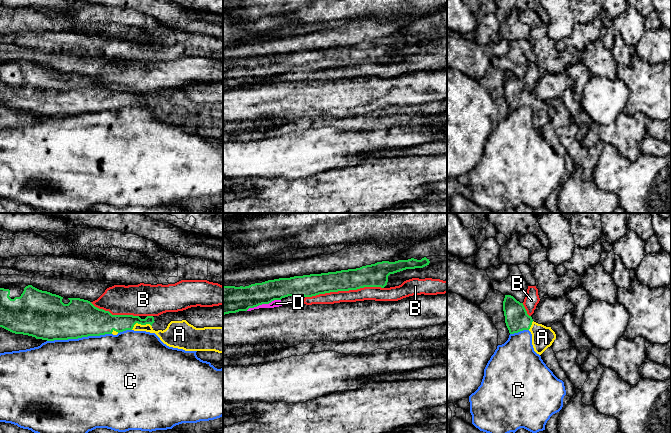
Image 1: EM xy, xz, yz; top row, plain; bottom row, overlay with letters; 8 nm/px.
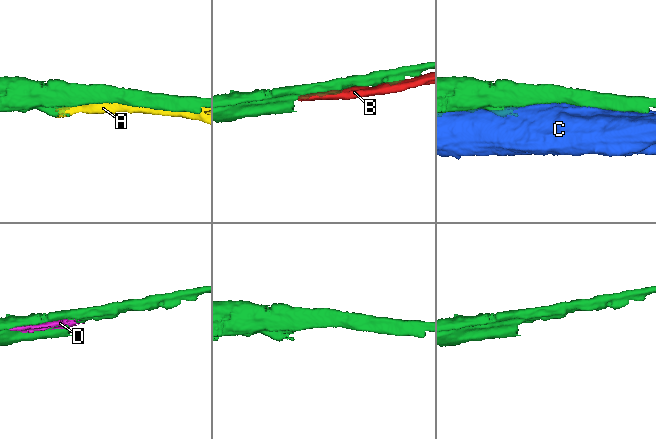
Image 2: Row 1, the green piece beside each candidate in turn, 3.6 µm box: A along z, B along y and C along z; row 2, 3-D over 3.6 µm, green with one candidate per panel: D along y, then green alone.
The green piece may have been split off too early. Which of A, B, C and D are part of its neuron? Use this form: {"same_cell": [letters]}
{"same_cell": ["A"]}

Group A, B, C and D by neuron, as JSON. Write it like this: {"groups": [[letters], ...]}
{"groups": [["A"], ["B", "D"], ["C"]]}

